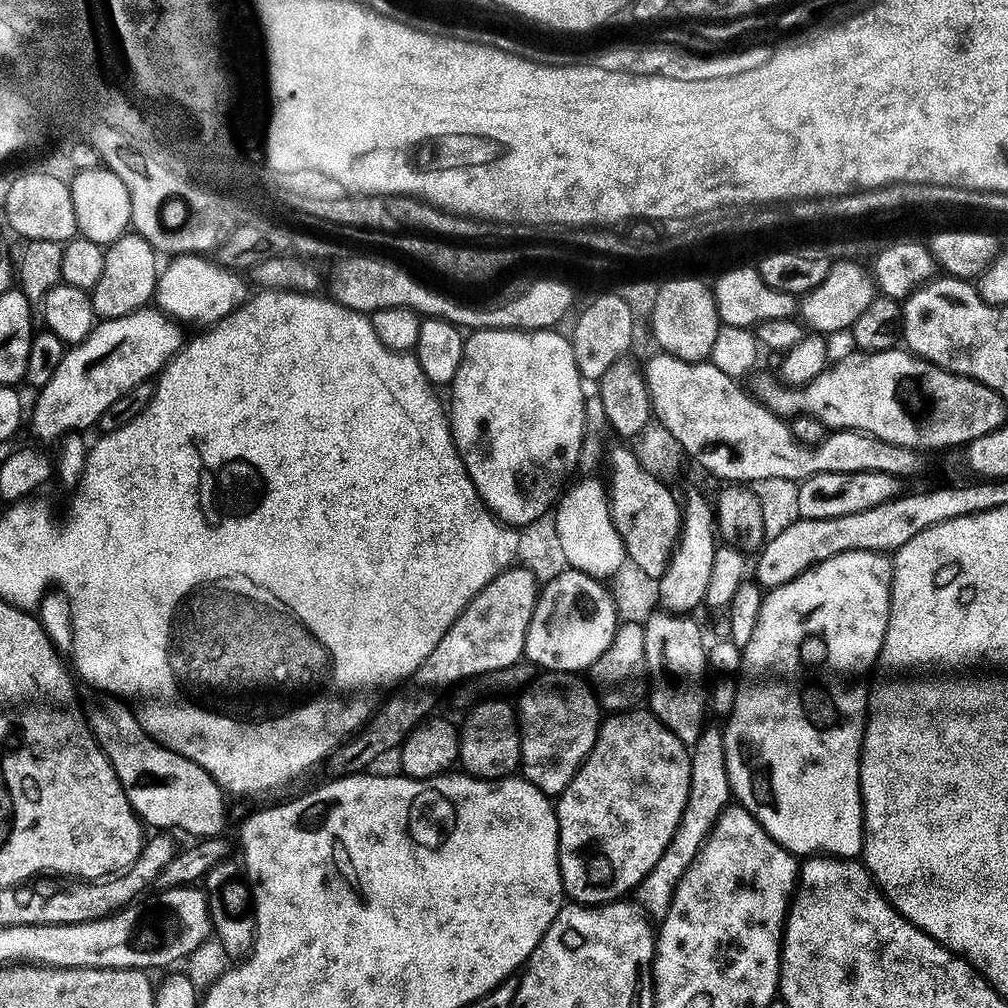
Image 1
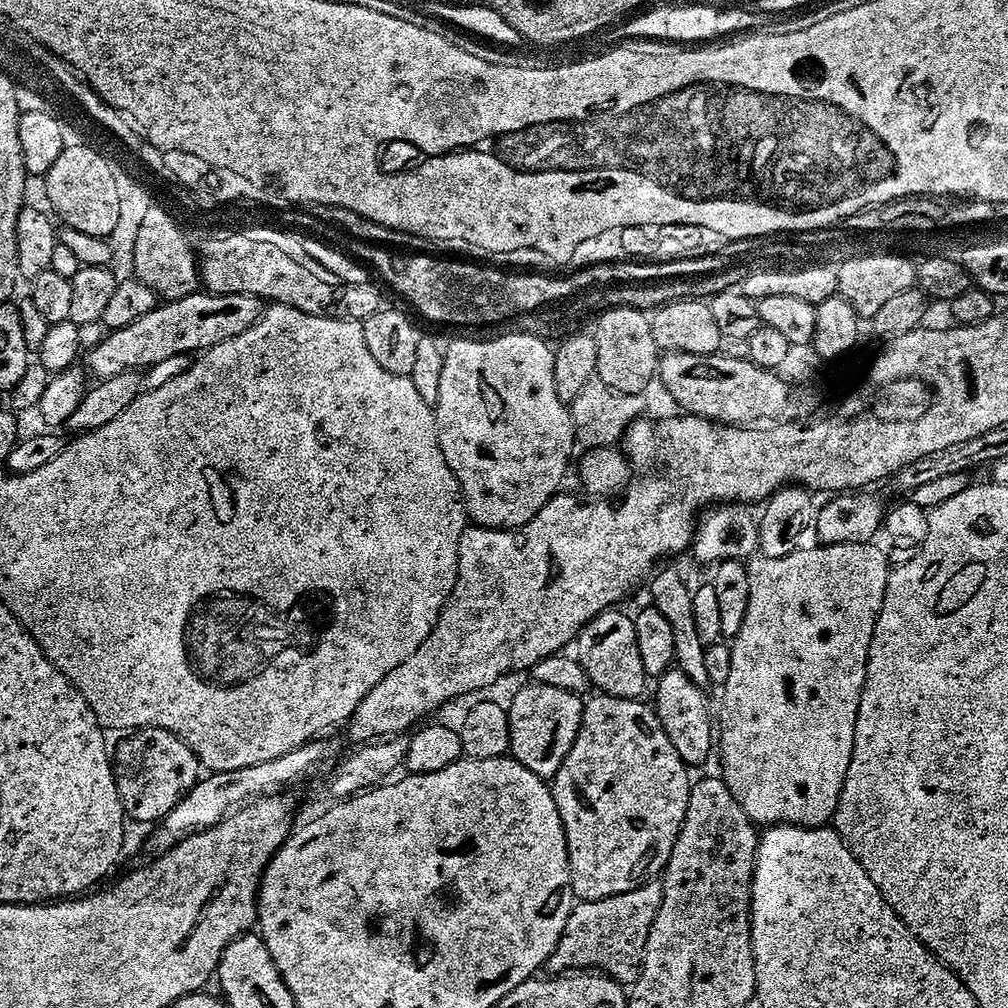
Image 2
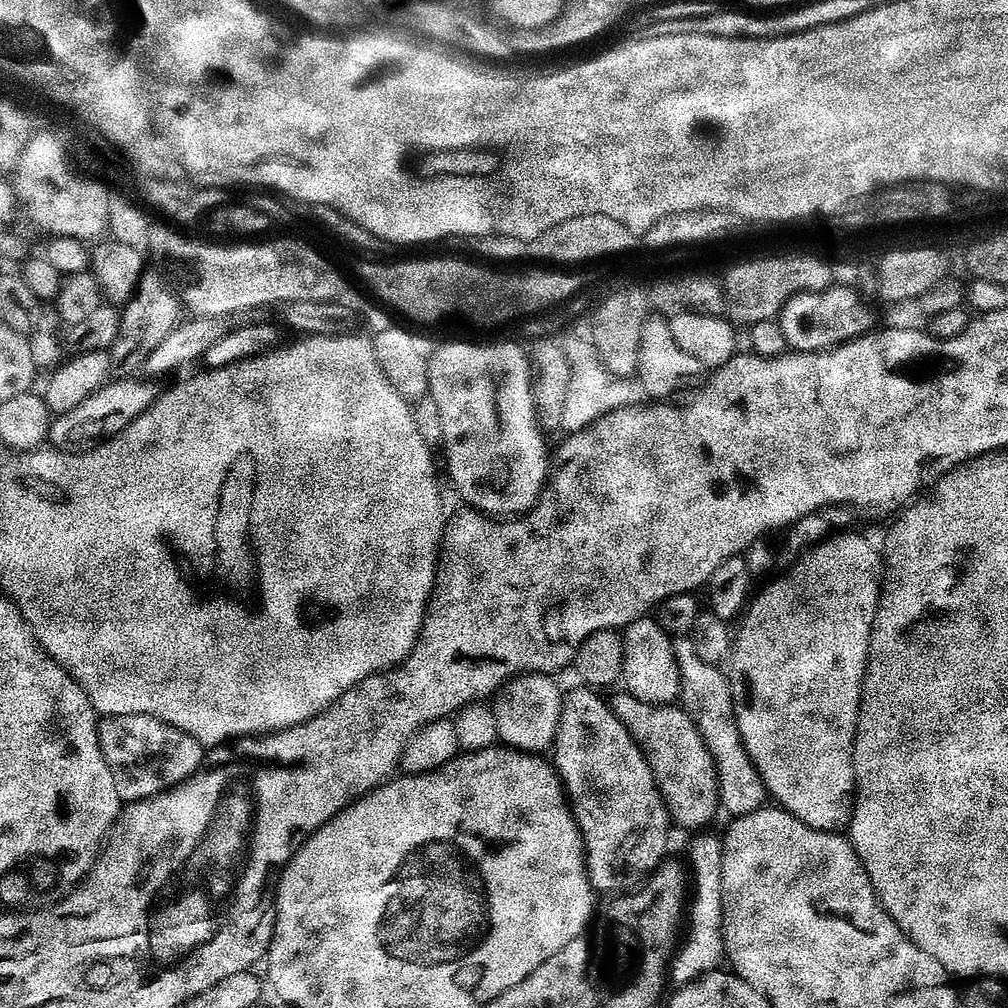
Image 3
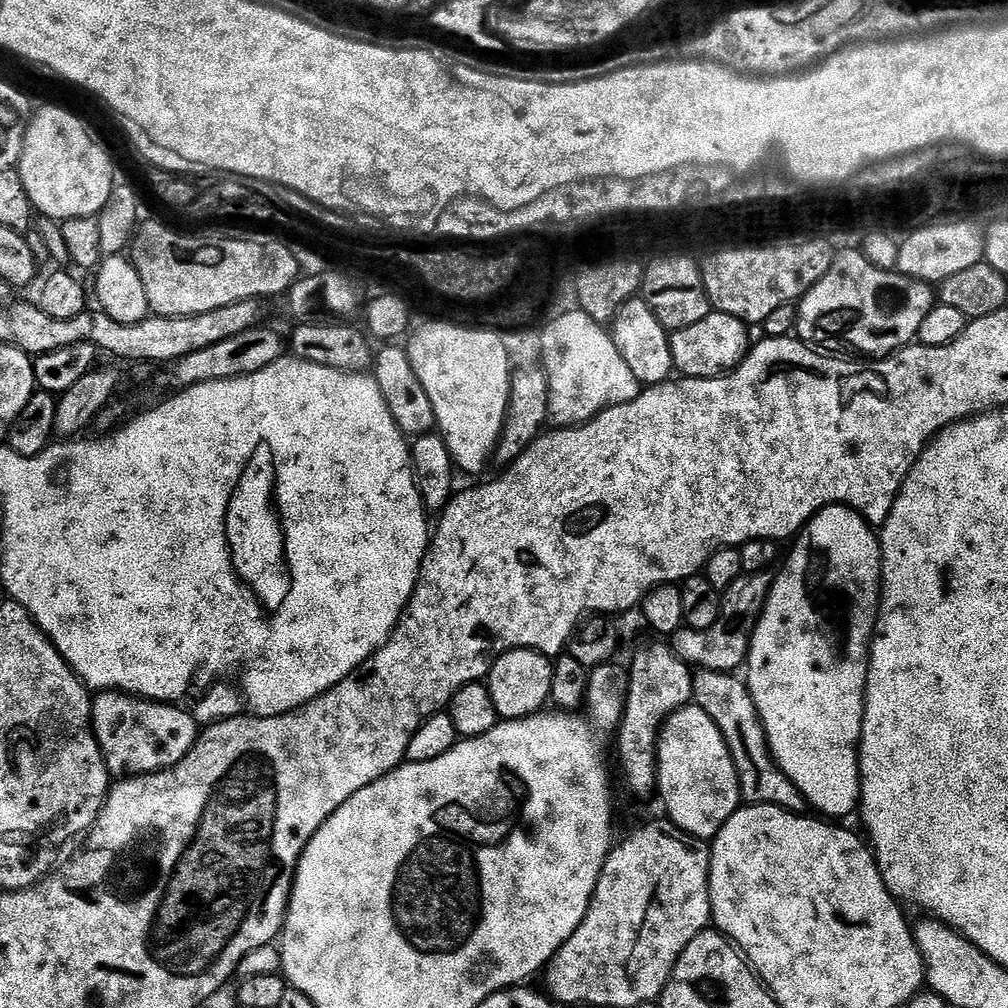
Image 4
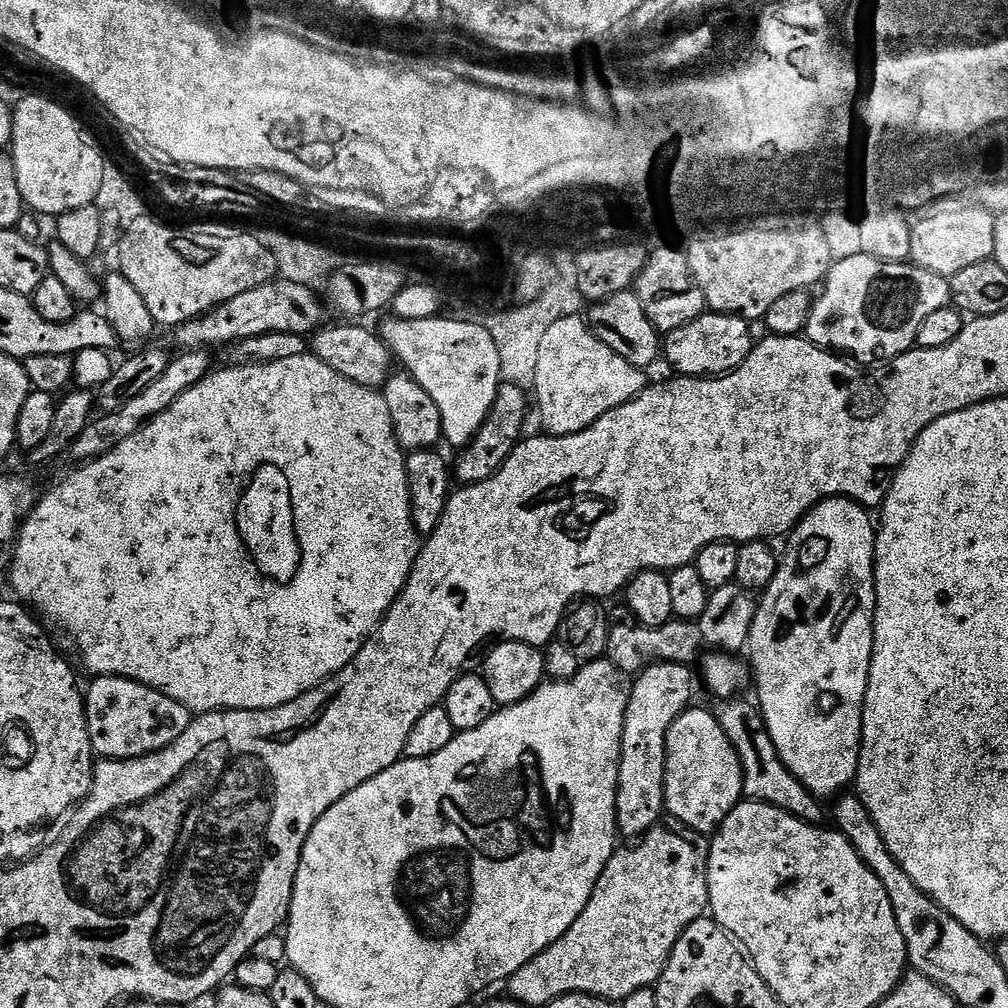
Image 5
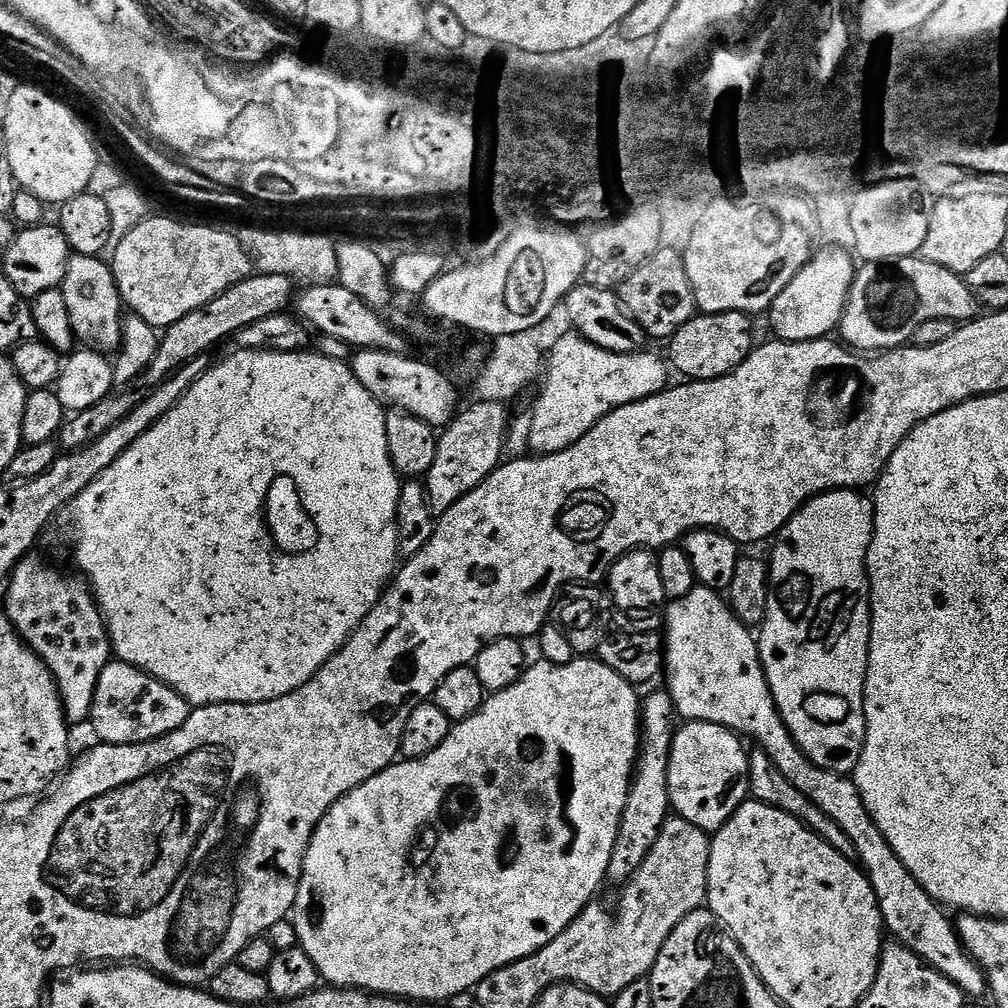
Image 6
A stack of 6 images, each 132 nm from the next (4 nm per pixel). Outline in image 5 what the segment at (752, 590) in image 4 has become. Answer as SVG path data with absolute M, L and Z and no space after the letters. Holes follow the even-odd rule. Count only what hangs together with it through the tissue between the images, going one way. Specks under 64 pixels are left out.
M733 582L727 588L715 589L708 597L708 609L704 611L702 625L704 632L696 622L671 619L668 623L657 628L631 626L632 628L612 628L608 639L606 658L621 672L621 674L639 674L649 664L667 662L670 664L691 665L696 655L701 655L700 647L704 640L709 644L709 649L719 650L724 654L743 653L748 646L748 635L756 617L758 600L747 588L741 588Z

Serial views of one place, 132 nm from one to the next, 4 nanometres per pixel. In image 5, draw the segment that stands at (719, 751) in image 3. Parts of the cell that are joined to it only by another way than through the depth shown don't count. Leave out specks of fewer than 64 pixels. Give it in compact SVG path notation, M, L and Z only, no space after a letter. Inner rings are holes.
M721 699L717 703L720 705L714 708L714 715L716 721L724 727L724 732L736 748L738 758L744 767L744 796L752 802L781 808L782 811L799 820L805 820L808 824L823 825L826 812L820 809L821 801L780 761L778 750L764 726L764 718L760 715L759 707L755 703L747 704L740 699Z

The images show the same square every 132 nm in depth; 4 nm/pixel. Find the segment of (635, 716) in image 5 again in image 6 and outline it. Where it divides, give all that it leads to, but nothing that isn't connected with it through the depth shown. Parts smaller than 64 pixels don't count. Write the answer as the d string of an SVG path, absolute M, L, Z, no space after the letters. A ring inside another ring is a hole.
M660 690L660 692L650 693L648 697L645 695L640 709L640 718L642 721L640 751L636 757L632 786L628 790L628 801L620 816L618 838L614 842L614 854L610 854L607 874L607 879L613 880L617 886L631 880L633 874L640 869L642 862L650 854L654 842L658 842L658 834L662 826L670 818L668 763L674 729L678 724L678 713L670 693Z

